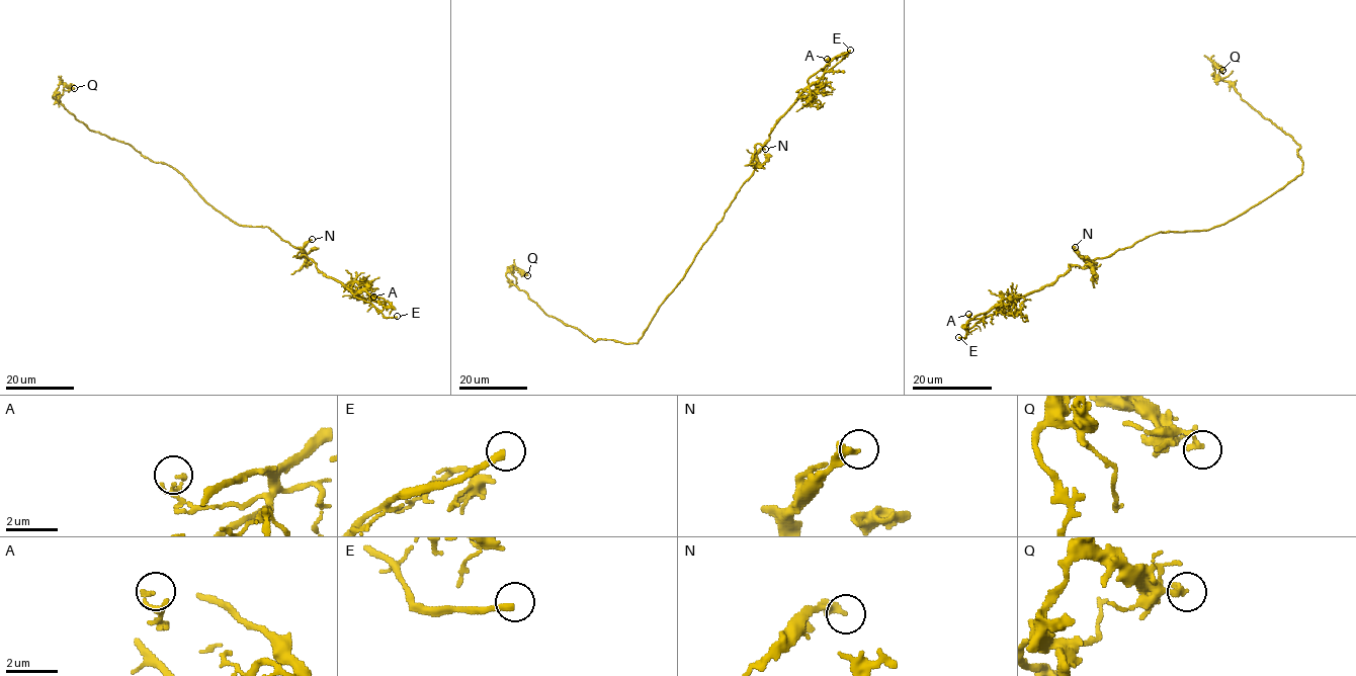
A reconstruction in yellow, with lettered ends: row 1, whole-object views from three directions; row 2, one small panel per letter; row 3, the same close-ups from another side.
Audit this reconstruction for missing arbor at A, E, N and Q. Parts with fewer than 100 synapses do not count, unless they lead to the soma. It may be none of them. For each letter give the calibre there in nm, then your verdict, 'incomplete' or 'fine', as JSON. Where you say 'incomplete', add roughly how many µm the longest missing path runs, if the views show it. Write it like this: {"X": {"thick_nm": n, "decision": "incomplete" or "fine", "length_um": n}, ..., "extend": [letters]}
{"A": {"thick_nm": 160, "decision": "fine"}, "E": {"thick_nm": 240, "decision": "incomplete", "length_um": 30}, "N": {"thick_nm": 360, "decision": "fine"}, "Q": {"thick_nm": 240, "decision": "fine"}, "extend": ["E"]}

